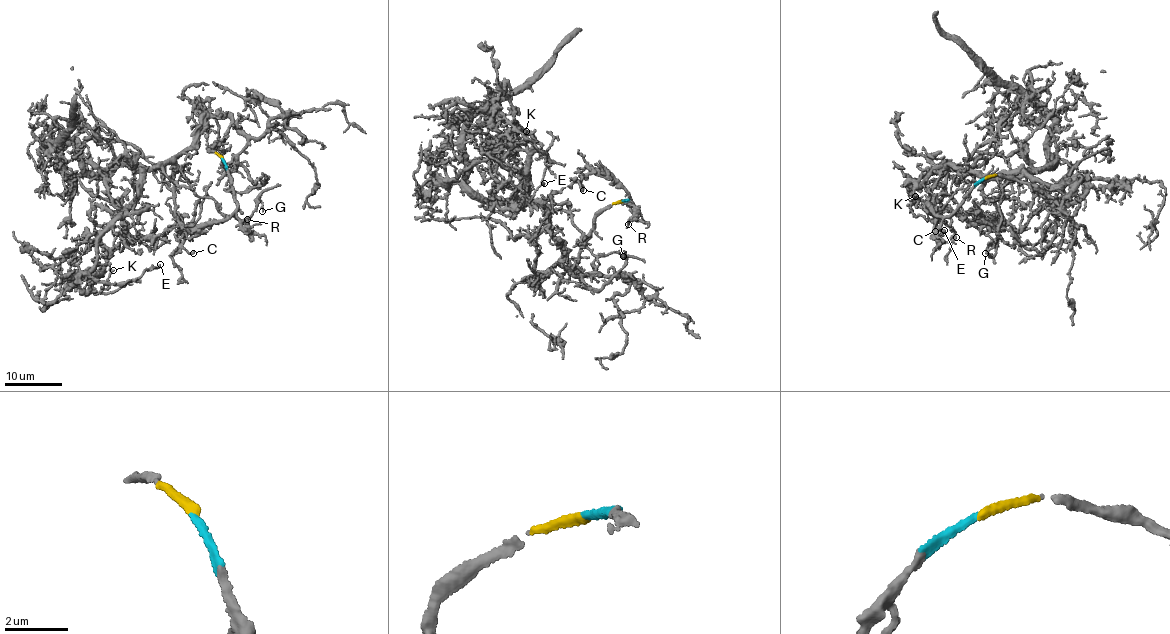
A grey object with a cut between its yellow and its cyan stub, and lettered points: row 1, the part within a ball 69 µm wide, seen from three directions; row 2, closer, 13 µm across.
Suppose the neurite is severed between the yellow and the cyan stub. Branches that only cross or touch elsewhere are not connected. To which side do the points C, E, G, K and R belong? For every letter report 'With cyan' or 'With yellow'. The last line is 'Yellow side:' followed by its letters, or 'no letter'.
C: With cyan
E: With yellow
G: With yellow
K: With yellow
R: With cyan
Yellow side: E, G, K

